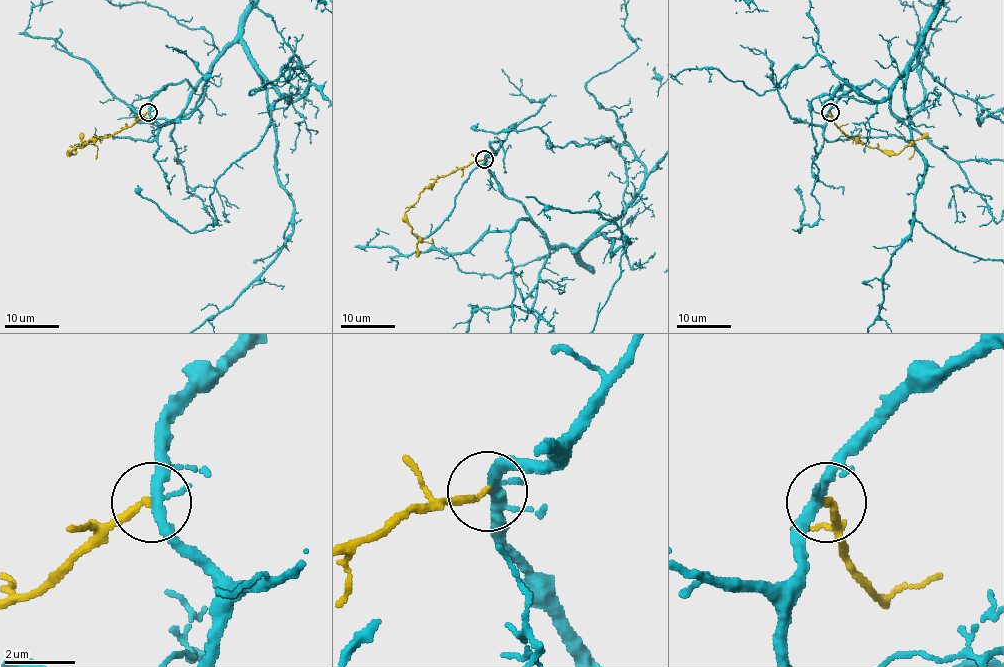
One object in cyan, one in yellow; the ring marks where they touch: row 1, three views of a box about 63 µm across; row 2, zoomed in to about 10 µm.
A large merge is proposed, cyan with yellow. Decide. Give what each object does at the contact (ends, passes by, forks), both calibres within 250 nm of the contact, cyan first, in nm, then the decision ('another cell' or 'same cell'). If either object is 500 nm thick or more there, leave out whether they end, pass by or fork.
cyan passes by; yellow ends; calibres 300 and 190 nm; another cell

